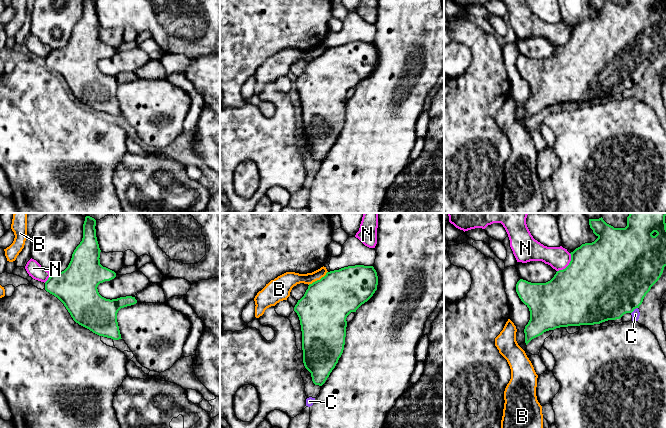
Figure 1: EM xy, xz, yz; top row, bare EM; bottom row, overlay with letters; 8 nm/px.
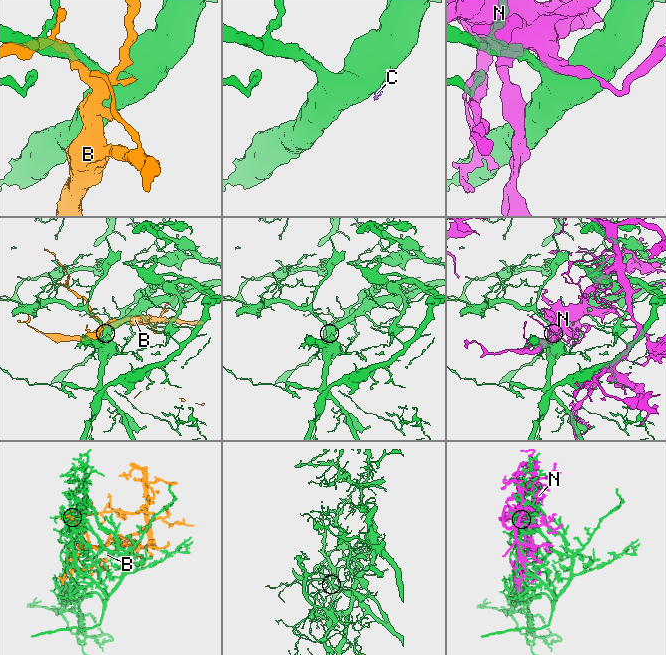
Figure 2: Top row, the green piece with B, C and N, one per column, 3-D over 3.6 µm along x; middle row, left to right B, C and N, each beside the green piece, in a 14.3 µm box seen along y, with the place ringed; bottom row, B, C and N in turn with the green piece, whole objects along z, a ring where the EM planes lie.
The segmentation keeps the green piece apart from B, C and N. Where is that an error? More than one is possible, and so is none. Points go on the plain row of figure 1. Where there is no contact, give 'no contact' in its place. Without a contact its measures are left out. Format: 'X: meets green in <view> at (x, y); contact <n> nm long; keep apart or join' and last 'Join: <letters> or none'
B: meets green in xz at (318, 56); contact 190 nm long; keep apart
C: meets green in yz at (633, 86); contact 80 nm long; keep apart
N: meets green in yz at (569, 40); contact 190 nm long; keep apart
Join: none

